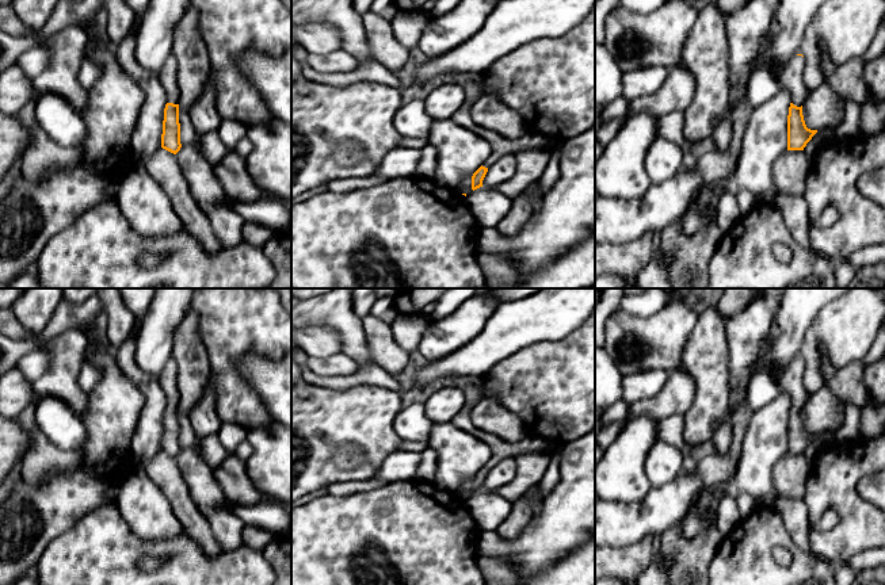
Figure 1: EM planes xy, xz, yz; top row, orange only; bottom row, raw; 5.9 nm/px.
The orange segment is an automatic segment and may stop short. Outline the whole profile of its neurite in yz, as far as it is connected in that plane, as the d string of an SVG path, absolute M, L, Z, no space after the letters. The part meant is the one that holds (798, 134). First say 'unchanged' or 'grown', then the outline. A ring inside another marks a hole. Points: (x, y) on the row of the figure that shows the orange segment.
grown; M797 54L783 66L773 66L771 70L778 76L781 89L790 92L791 103L787 115L787 150L804 150L806 144L817 133L806 127L802 104L809 95L804 84L805 58Z

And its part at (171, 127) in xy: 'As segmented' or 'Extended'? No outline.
Extended

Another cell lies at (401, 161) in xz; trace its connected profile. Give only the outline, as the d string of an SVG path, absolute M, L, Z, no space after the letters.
M398 146L382 158L374 175L382 181L393 180L397 176L415 176L420 157L420 149Z

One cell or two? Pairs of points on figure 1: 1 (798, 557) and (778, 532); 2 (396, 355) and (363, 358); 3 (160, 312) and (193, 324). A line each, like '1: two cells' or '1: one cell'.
1: one cell
2: two cells
3: two cells

